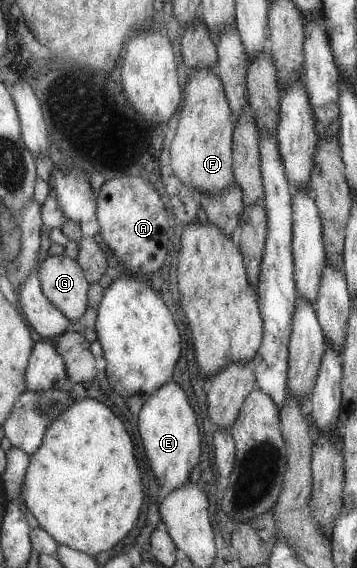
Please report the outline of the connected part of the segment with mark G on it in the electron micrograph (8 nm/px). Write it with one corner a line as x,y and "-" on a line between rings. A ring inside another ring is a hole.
47,255
36,270
42,293
68,319
78,320
87,308
87,278
75,259
65,255

